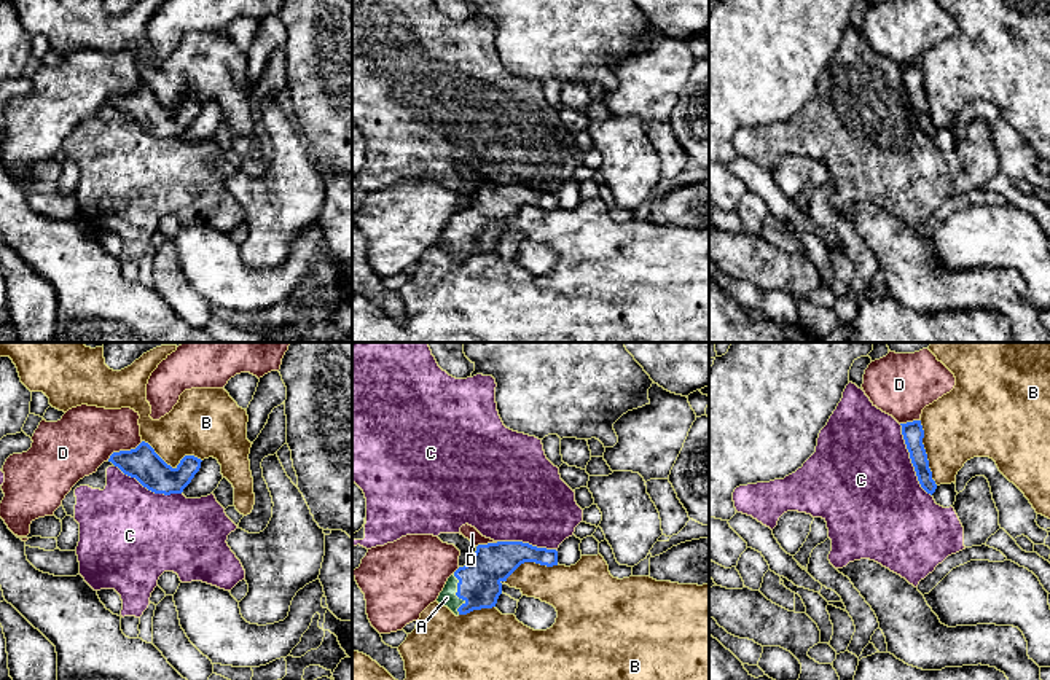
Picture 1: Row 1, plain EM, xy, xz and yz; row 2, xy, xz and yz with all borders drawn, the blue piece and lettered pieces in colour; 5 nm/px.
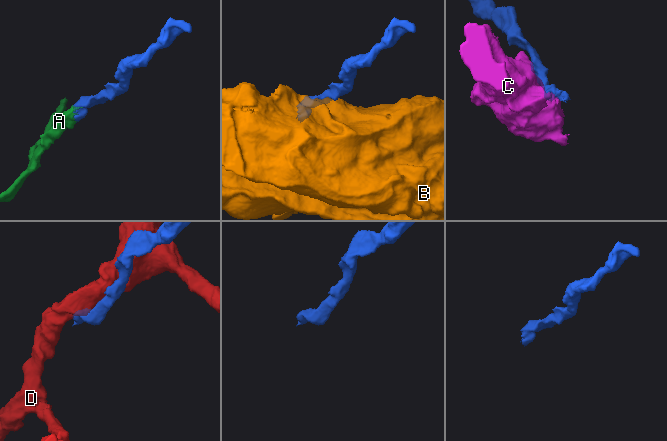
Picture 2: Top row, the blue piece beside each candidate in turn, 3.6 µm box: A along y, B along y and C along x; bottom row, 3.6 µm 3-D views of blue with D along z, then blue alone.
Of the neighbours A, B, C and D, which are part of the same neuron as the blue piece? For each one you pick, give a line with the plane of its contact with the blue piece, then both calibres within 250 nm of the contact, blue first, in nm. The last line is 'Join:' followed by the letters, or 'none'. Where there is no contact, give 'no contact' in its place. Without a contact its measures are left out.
A: contact in xz; calibres 220 and 90 nm
Join: A

